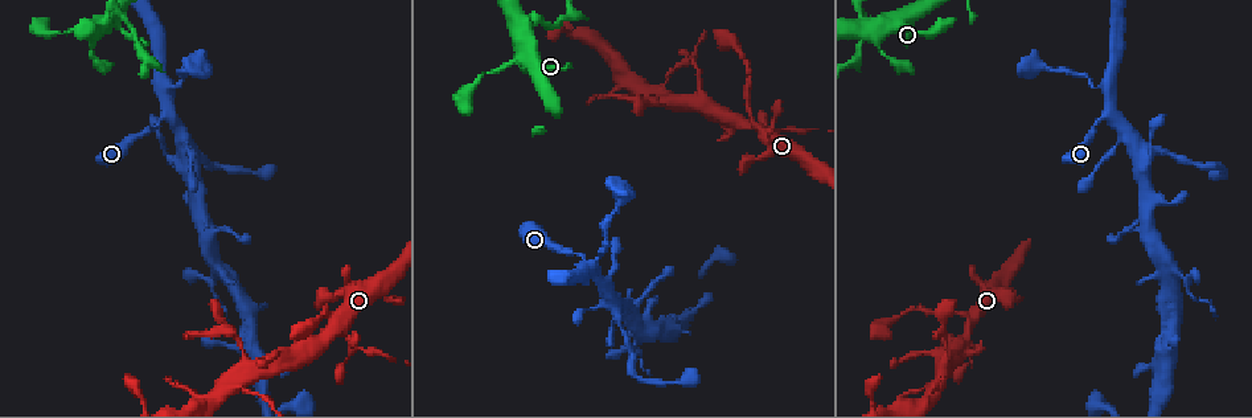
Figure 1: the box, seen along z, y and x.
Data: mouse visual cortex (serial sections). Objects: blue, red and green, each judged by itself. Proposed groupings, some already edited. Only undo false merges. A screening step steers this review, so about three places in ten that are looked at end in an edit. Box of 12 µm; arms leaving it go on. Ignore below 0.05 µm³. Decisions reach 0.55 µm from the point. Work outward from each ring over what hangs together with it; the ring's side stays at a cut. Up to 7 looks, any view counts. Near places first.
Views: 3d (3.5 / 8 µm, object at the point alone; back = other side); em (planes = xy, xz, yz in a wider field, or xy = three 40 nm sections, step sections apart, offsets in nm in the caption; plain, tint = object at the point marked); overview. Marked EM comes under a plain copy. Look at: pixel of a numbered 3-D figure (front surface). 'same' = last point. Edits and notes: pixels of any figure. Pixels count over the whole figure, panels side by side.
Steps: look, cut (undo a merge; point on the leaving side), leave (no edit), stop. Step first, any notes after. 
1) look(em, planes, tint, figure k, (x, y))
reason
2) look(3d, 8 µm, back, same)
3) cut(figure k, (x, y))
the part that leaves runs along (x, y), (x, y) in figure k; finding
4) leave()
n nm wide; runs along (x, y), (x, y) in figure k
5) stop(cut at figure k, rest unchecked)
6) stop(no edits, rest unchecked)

look(3d, 3.5 µm, figure 1, (944, 368))
thin arm on a thick one

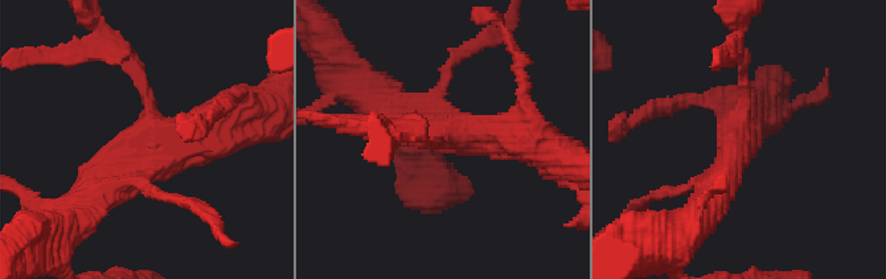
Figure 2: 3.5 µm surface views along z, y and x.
leave()
runs along (245, 111), (131, 152), (95, 189) in figure 2; all the same cell

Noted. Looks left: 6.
look(3d, 3.5 µm, figure 1, (347, 337))
sharp bend

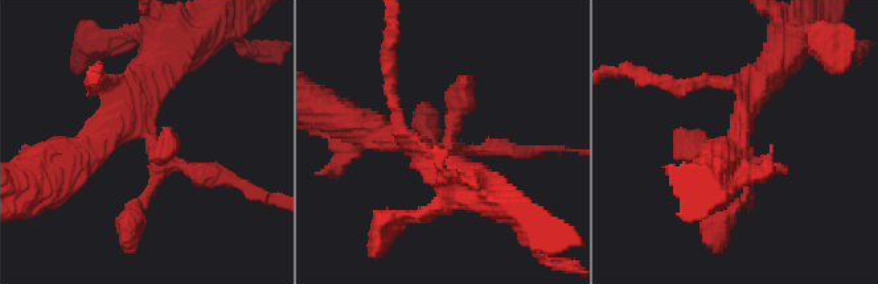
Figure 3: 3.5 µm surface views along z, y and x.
look(em, xy, step 3, tint, figure 3, (449, 145))

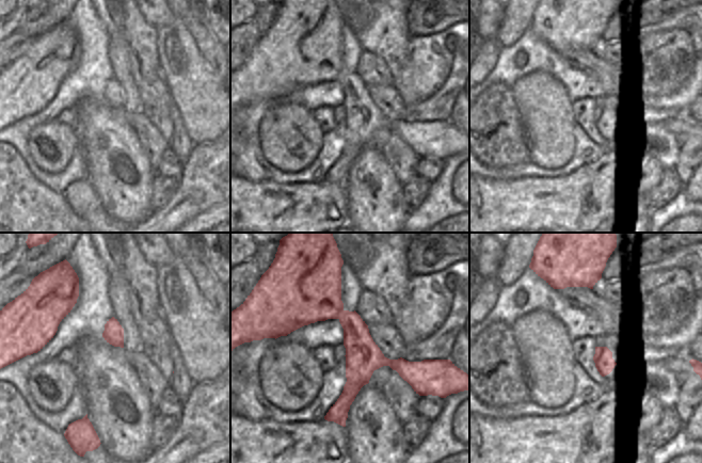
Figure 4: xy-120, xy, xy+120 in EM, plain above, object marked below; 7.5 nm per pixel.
cut(figure 3, (488, 151))
the part that leaves runs along (147, 136), (159, 181), (127, 242) in figure 3; a second cell is stuck on

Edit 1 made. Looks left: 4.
look(3d, 3.5 µm, figure 1, (866, 23))
small branch off a trunk

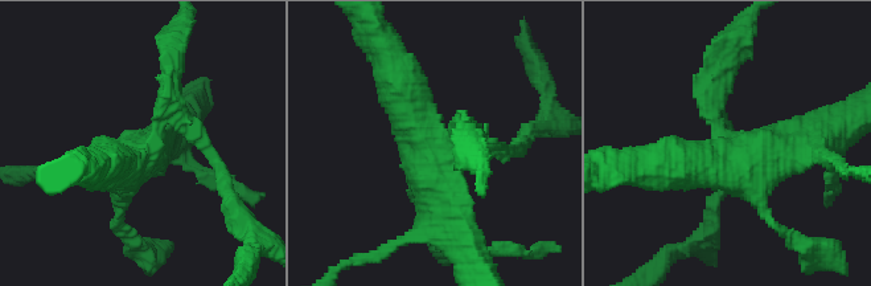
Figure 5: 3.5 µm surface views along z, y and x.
look(em, planes, tint, figure 5, (143, 157))
now the EM

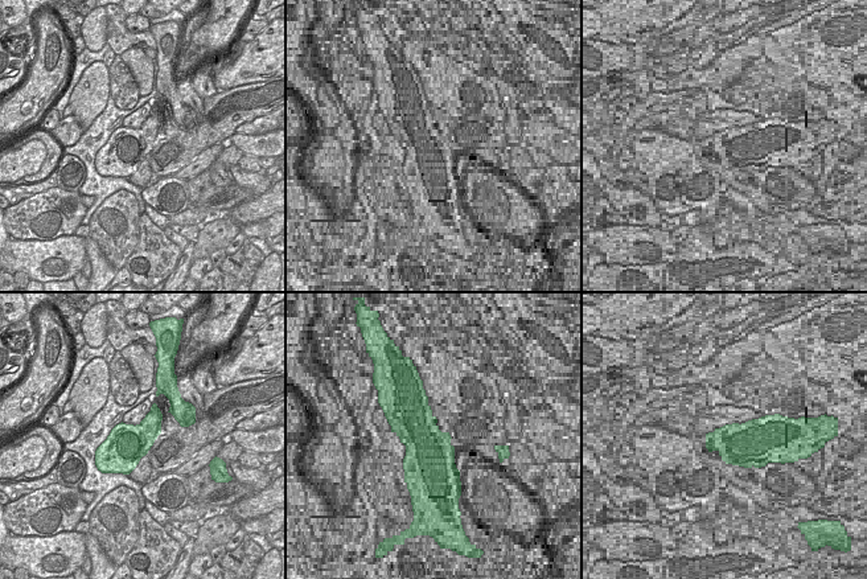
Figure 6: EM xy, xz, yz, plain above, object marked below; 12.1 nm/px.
cut(figure 5, (172, 95))
the part that leaves runs along (452, 135), (497, 150), (525, 139) in figure 5; a second cell is stuck on

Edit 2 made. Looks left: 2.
stop(cut at figure 3, cut at figure 5, rest unchecked)

